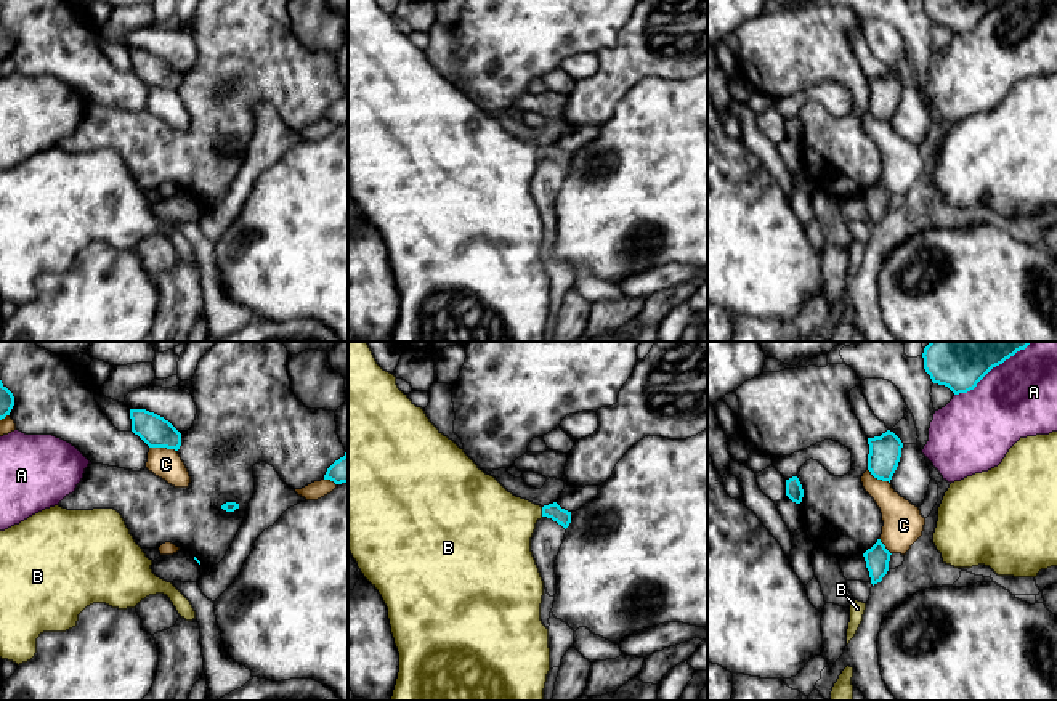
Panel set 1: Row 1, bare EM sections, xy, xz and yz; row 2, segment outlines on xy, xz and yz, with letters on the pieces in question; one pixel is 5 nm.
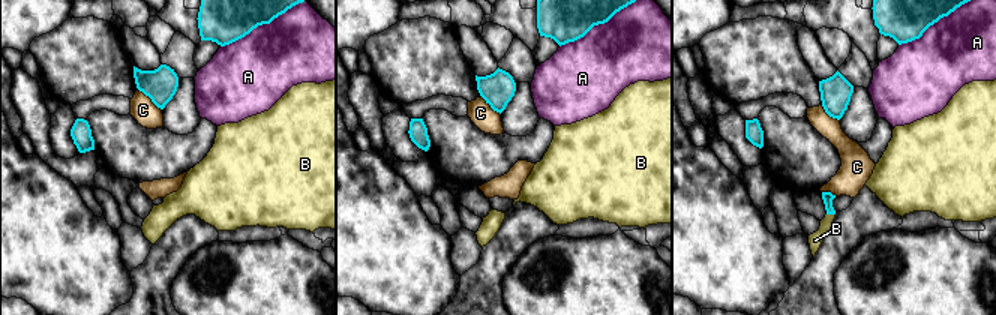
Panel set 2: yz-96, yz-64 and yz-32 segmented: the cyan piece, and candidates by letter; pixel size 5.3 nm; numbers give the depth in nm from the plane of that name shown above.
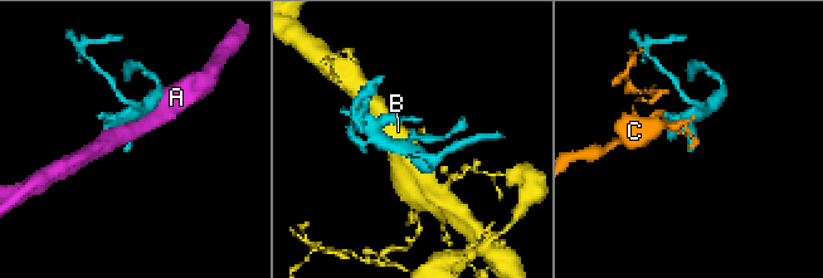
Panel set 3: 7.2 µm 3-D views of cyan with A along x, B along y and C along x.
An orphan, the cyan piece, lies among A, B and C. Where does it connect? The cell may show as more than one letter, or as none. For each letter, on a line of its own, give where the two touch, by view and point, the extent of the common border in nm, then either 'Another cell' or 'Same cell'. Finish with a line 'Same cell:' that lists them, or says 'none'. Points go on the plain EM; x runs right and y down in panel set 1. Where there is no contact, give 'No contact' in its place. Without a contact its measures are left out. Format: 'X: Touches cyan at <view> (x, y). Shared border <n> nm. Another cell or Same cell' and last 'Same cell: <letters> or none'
A: Touches cyan at yz (980, 20). Shared border 320 nm. Another cell
B: Touches cyan at xz (542, 153). Shared border 50 nm. Same cell
C: Touches cyan at xy (164, 87). Shared border 150 nm. Another cell
Same cell: B

